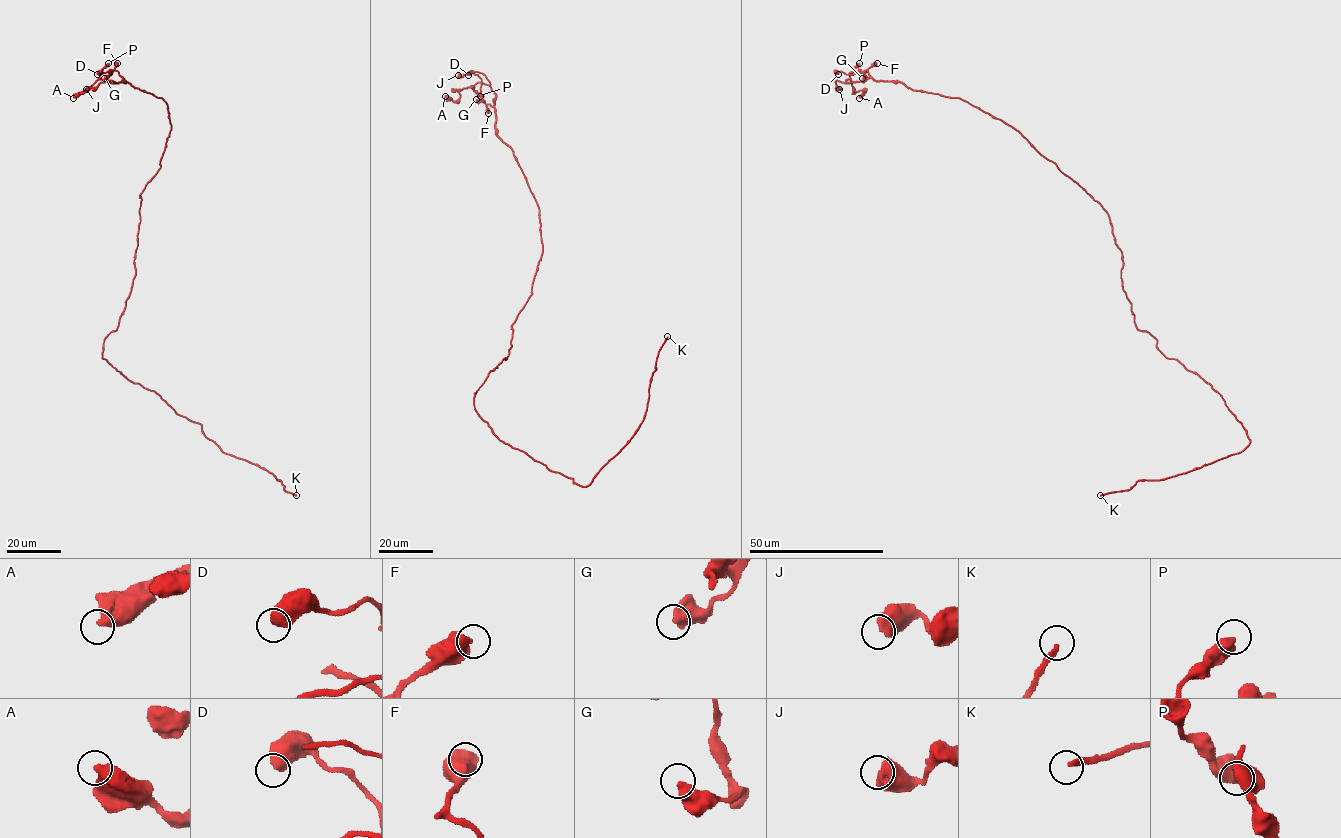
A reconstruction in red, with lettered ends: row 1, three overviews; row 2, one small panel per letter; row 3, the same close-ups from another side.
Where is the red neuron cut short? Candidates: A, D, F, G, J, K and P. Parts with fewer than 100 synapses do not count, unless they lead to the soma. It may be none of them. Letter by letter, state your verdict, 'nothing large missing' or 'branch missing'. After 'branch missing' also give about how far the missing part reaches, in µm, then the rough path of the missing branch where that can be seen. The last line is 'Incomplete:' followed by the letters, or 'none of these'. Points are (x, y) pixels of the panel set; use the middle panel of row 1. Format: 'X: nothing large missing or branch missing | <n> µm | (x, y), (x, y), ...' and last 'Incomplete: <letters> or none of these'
A: nothing large missing
D: nothing large missing
F: nothing large missing
G: nothing large missing
J: nothing large missing
K: branch missing | 90 µm | (667, 336), (680, 317), (667, 310), (665, 299), (688, 282), (734, 228), (735, 218), (726, 201)
P: nothing large missing
Incomplete: K

